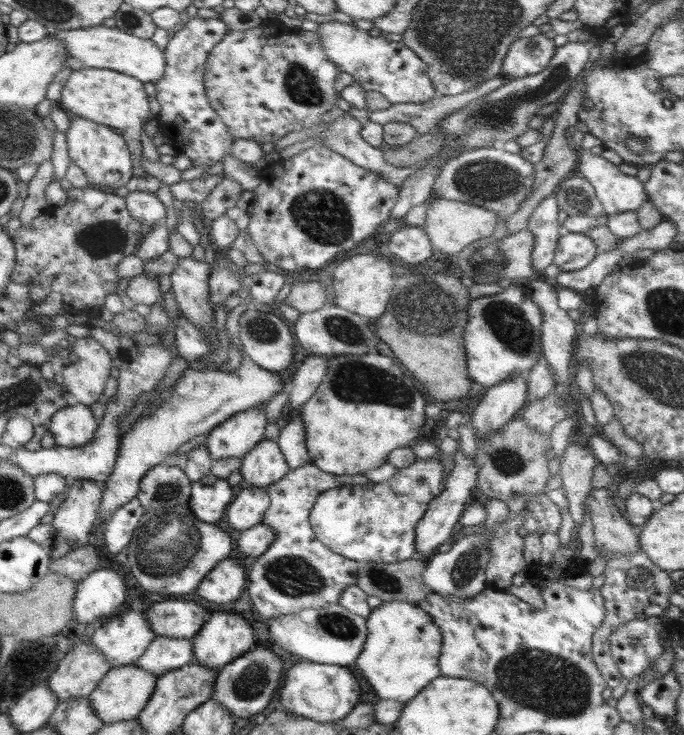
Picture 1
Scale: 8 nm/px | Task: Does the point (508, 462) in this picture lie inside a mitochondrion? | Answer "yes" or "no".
yes

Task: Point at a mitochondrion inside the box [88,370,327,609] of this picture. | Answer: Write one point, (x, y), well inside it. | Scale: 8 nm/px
(167, 543)

